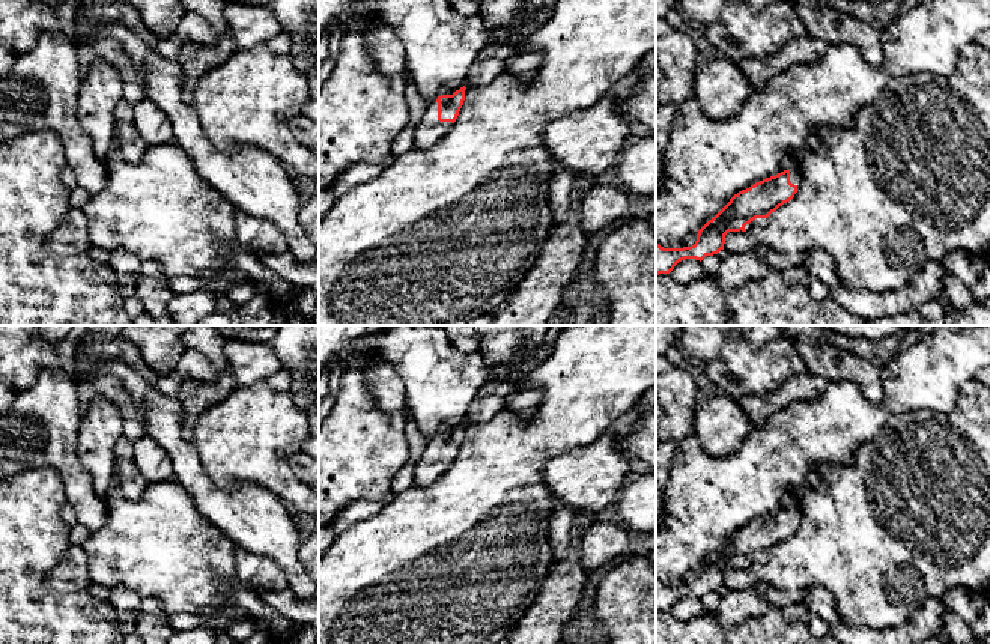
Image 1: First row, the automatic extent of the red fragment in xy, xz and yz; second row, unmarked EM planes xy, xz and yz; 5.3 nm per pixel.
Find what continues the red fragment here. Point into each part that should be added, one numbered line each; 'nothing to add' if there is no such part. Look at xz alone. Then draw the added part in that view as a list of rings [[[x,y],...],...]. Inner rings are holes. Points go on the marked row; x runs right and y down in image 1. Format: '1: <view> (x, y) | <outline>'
1: xz (429, 130) | [[[429,102],[429,107],[415,128],[414,132],[414,147],[427,149],[435,144],[451,126],[451,122],[438,120],[438,102]]]

